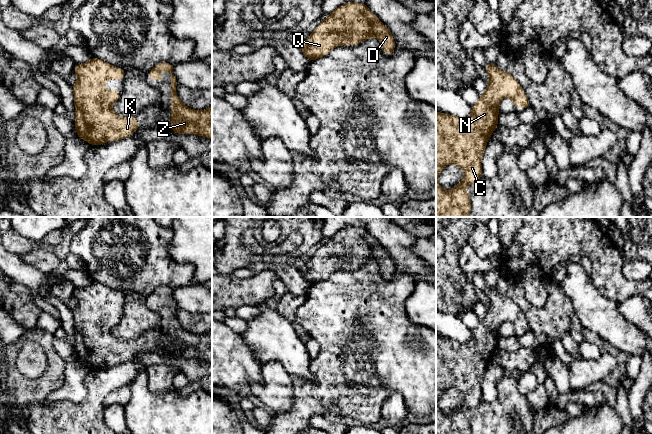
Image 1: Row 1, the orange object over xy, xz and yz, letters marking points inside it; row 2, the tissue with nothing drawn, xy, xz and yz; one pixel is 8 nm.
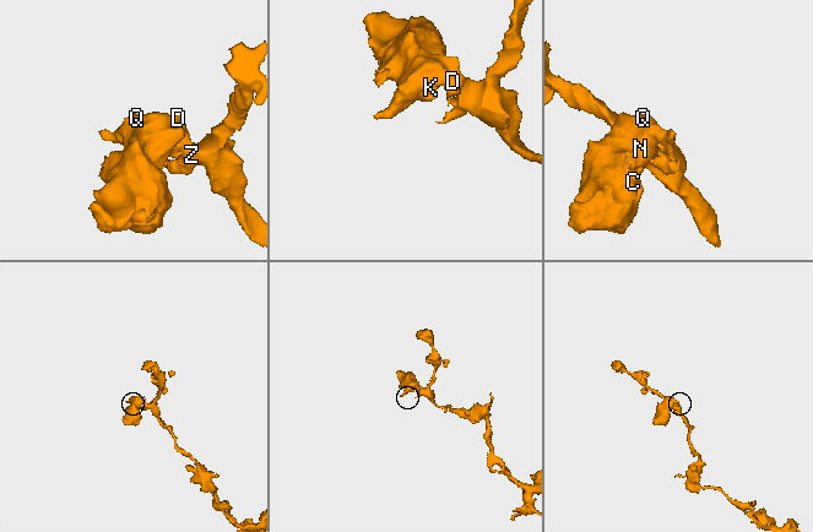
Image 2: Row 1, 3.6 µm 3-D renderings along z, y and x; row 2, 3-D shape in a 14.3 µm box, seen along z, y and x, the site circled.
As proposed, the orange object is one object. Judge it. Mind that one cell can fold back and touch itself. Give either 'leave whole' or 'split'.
leave whole

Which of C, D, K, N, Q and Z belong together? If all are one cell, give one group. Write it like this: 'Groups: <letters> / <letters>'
Groups: C D K N Q Z

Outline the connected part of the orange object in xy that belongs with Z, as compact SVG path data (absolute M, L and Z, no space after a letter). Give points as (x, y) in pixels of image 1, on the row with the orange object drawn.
M161 62L148 72L148 76L152 80L162 80L157 76L161 72L171 73L171 131L176 134L196 134L212 140L212 105L202 111L185 106L176 93L173 65Z

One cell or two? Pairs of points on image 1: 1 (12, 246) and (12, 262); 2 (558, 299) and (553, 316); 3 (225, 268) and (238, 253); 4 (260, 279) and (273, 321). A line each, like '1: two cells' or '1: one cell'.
1: two cells
2: one cell
3: one cell
4: two cells

